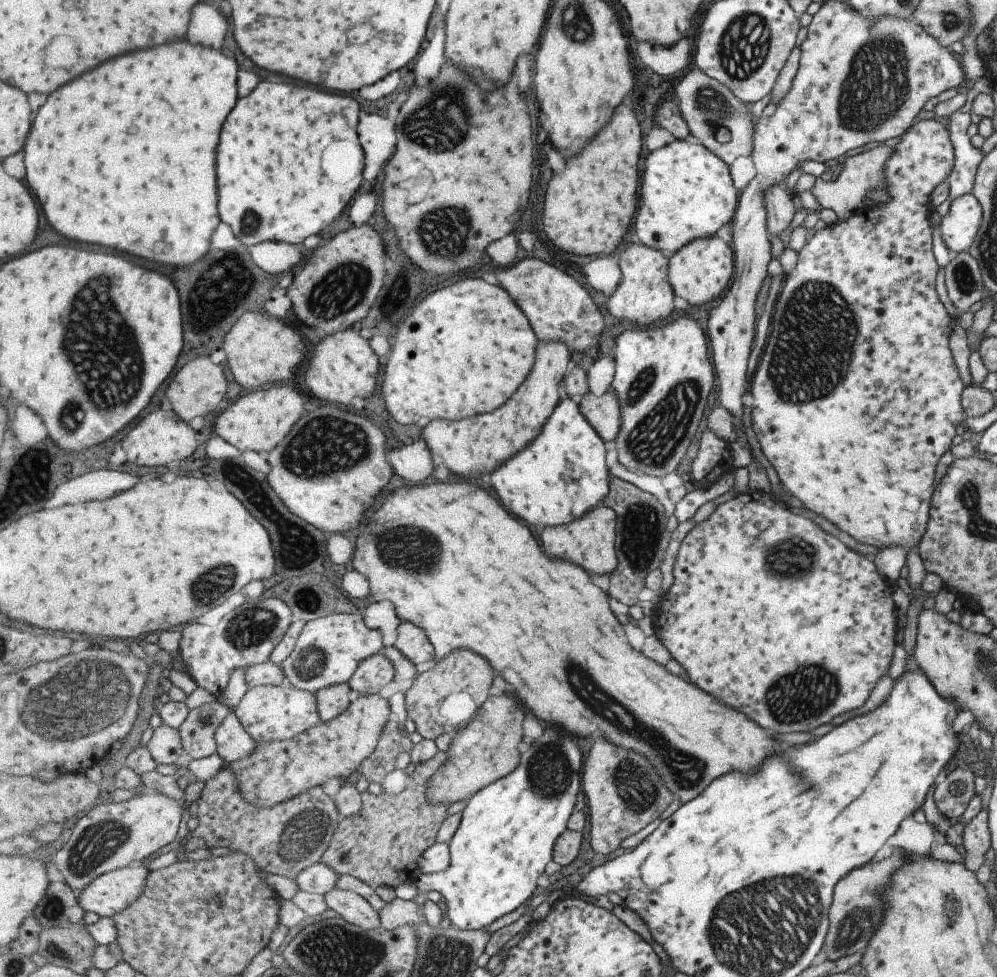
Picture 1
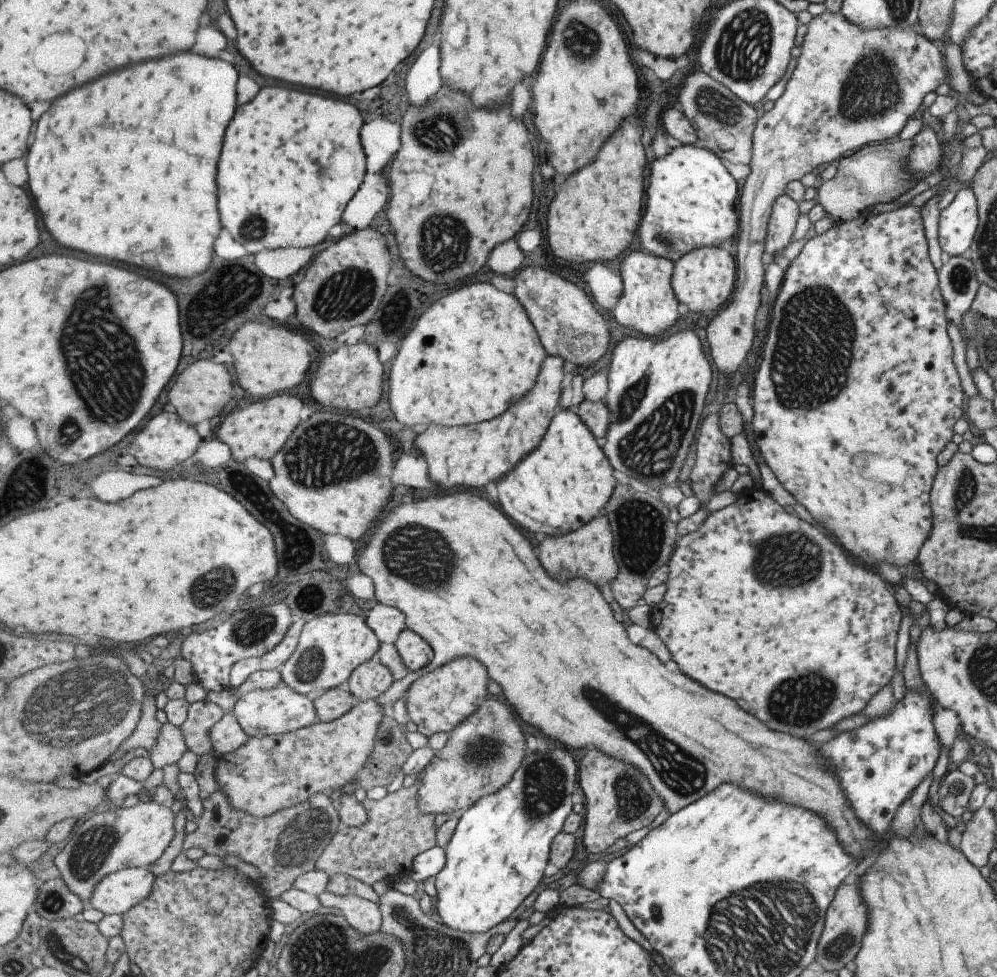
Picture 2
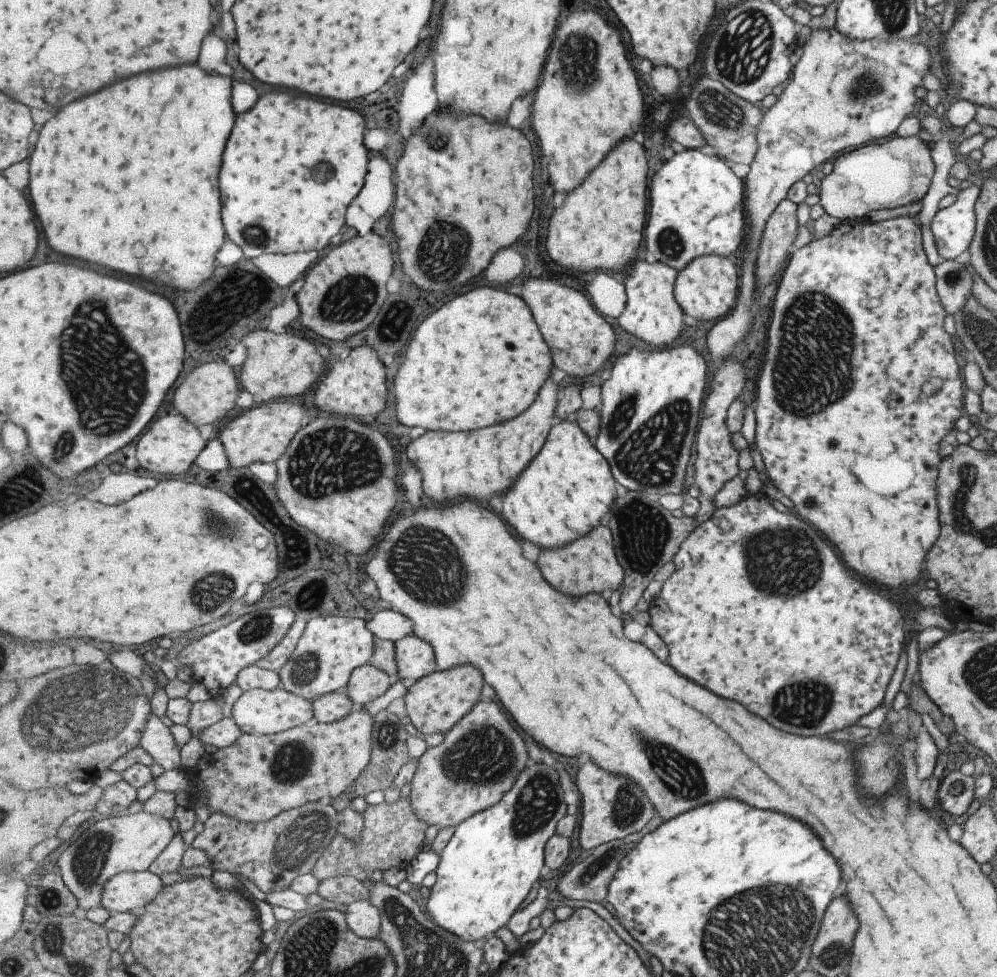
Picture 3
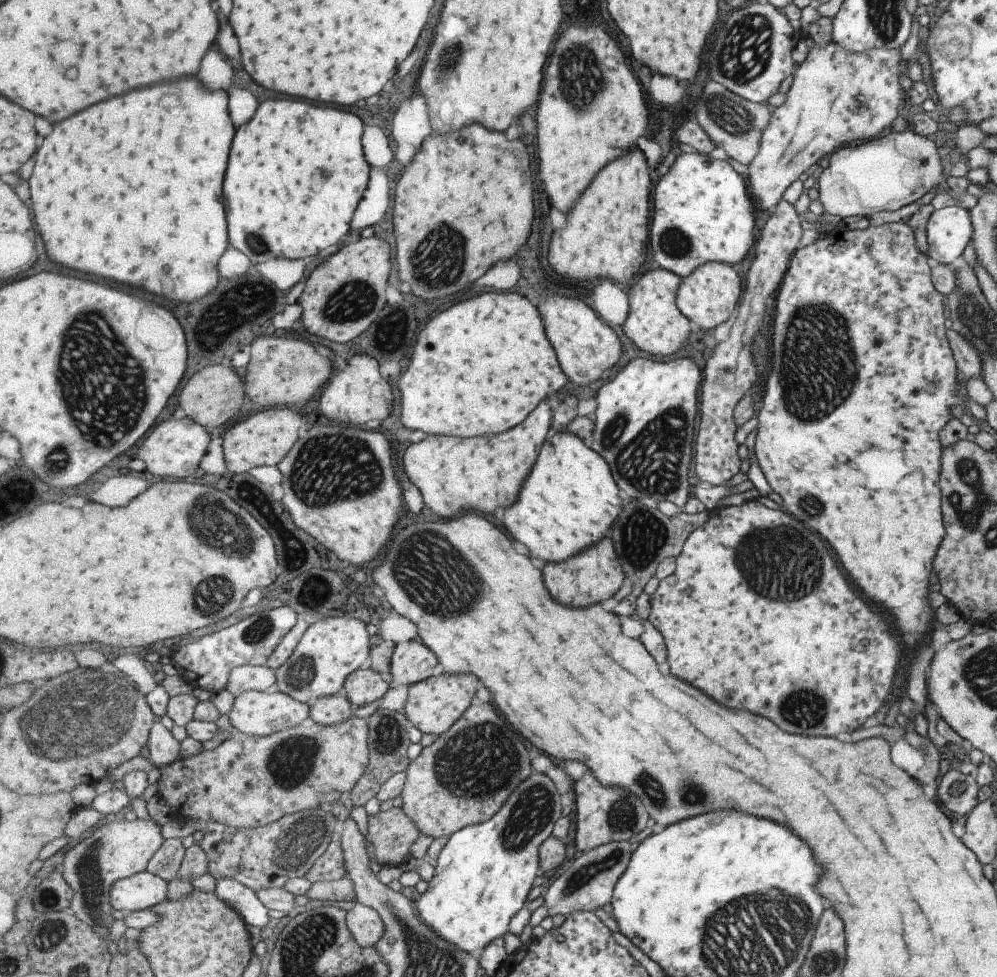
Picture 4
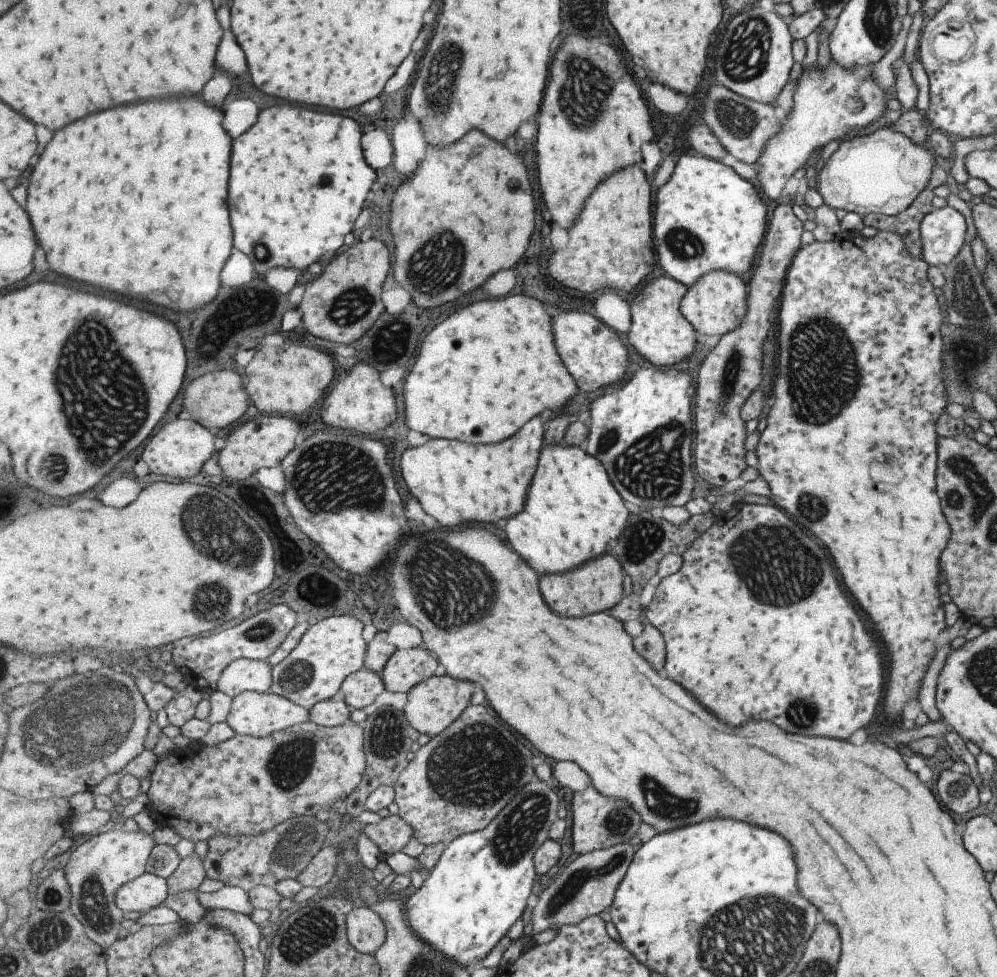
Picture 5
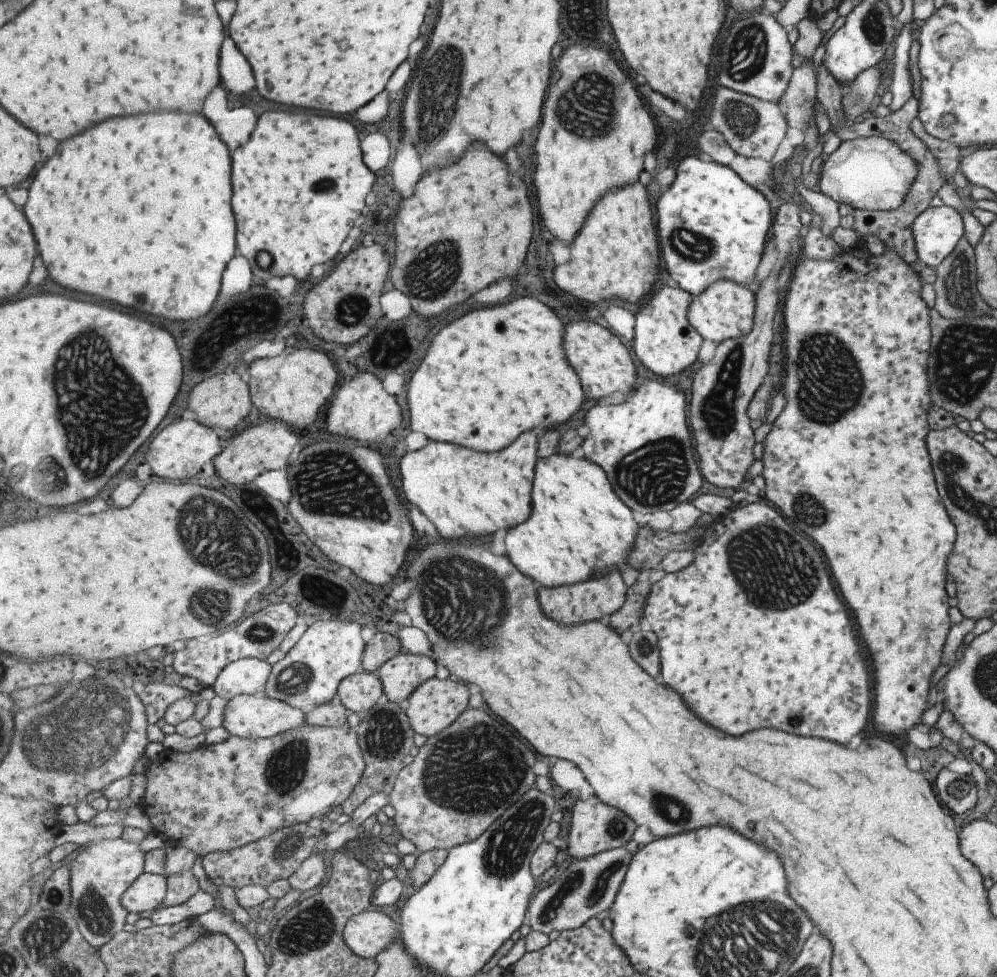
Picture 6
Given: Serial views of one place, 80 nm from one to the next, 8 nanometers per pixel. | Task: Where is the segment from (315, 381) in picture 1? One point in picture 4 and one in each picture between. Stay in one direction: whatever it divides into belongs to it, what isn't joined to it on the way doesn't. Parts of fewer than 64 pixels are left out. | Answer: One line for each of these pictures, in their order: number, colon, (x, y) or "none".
2: (351, 379)
3: (356, 386)
4: (359, 392)

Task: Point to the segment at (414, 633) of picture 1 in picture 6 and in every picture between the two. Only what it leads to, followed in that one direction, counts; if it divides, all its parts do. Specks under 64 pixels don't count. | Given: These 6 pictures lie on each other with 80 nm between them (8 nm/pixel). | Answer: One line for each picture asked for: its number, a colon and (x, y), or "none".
2: (416, 653)
3: (416, 658)
4: (412, 662)
5: (407, 668)
6: (403, 675)

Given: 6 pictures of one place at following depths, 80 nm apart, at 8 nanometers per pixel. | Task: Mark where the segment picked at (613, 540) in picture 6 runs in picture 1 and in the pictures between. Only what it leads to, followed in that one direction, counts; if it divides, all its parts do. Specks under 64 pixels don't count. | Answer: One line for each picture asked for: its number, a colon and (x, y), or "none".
1: (562, 475)
2: (568, 481)
3: (568, 490)
4: (570, 502)
5: (574, 513)

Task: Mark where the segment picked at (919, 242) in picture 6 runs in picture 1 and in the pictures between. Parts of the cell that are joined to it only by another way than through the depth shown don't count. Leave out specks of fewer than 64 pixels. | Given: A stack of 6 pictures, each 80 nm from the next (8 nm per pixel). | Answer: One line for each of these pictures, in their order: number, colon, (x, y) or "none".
1: (958, 227)
2: (957, 222)
3: (952, 227)
4: (948, 229)
5: (941, 231)

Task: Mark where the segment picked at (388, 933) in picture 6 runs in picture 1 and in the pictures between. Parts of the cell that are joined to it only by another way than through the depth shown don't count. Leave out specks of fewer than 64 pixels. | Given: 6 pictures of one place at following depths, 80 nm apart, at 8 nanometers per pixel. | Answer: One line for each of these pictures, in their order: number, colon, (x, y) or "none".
1: (350, 905)
2: (366, 916)
3: (365, 920)
4: (367, 927)
5: (367, 931)

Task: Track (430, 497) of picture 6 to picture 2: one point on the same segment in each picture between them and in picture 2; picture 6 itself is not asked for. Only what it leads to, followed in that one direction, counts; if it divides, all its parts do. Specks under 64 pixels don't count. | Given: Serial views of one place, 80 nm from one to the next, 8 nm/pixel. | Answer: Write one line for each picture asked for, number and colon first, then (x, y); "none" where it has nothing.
2: (475, 455)
3: (480, 464)
4: (484, 473)
5: (457, 482)

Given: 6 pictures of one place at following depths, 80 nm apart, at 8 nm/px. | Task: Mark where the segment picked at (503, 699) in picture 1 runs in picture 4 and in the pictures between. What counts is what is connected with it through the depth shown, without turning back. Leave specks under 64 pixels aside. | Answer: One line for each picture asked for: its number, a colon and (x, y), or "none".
2: (483, 753)
3: (474, 767)
4: (465, 776)

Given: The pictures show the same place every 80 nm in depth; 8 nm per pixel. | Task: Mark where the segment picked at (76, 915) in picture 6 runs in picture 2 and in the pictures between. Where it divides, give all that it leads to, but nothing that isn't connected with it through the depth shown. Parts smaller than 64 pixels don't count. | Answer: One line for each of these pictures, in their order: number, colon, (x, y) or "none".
2: (108, 842)
3: (132, 842)
4: (118, 849)
5: (97, 869)

